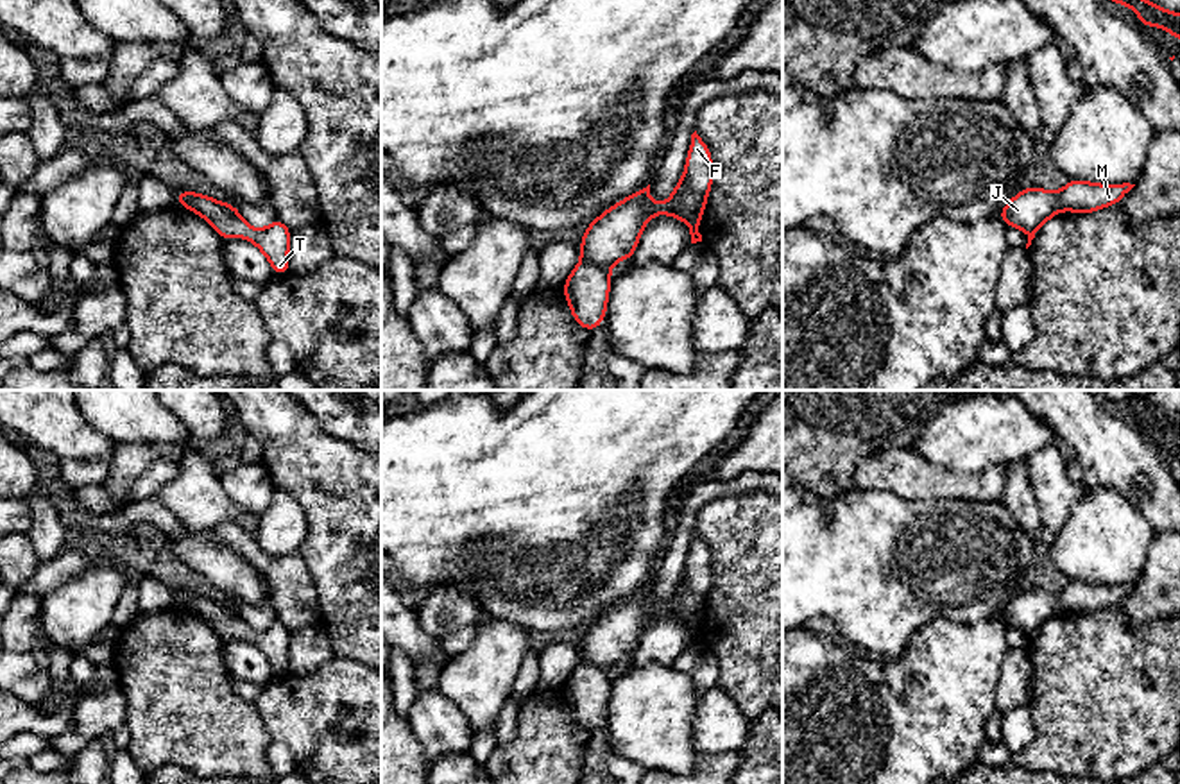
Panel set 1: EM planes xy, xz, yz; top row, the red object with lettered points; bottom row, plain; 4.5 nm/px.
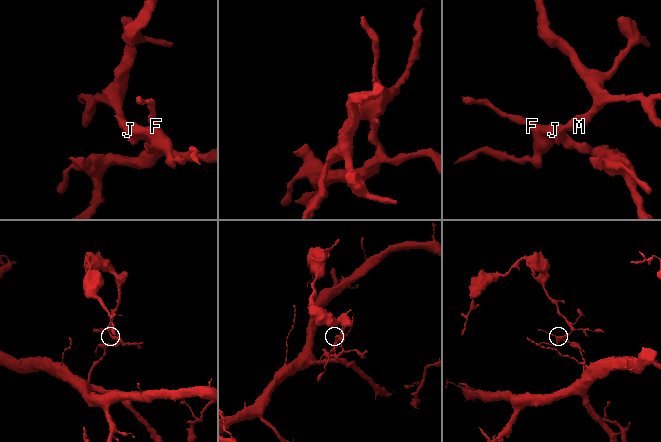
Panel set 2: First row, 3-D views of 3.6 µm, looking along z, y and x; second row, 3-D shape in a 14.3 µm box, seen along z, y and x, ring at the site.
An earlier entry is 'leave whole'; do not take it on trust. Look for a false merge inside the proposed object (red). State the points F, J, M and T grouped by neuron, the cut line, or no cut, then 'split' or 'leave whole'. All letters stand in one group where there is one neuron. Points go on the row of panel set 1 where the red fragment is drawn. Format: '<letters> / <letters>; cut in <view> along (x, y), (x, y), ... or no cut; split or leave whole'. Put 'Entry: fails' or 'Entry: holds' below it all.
F J T / M; cut in xz along (582, 260), (607, 271); split
Entry: fails

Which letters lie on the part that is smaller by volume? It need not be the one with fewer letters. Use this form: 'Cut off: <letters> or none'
Cut off: M

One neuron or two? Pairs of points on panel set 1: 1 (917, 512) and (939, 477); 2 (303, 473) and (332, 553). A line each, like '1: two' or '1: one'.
1: two
2: one

